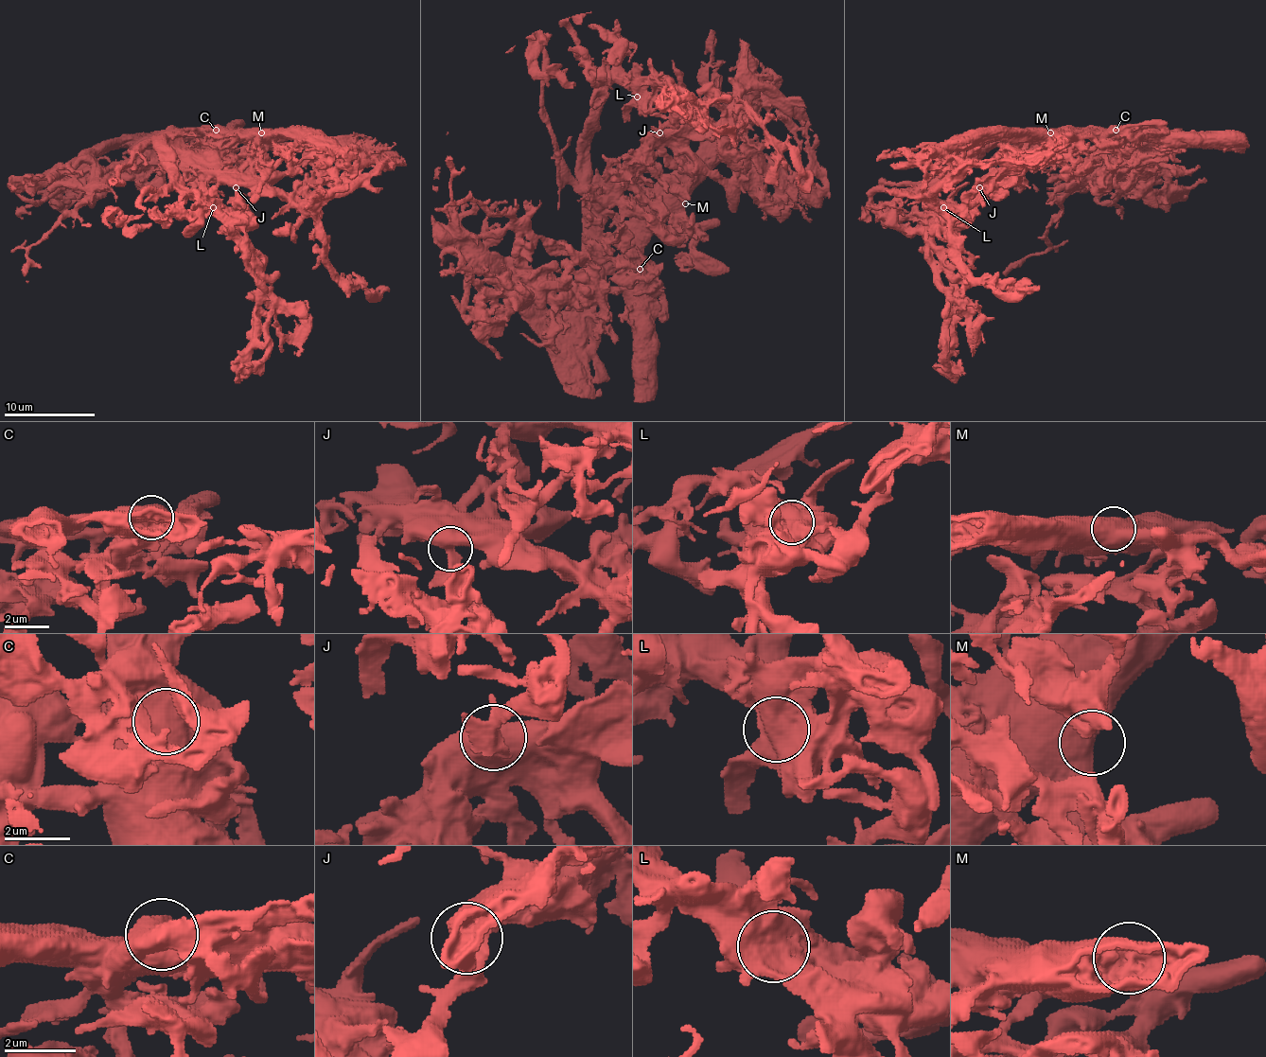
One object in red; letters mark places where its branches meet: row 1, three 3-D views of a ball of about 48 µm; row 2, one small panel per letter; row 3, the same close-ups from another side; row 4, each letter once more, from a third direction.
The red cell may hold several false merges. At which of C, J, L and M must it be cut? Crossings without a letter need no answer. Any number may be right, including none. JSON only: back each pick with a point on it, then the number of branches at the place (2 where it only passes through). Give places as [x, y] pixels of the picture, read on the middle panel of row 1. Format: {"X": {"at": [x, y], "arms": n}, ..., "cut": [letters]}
{"C": {"at": [640, 269], "arms": 1}, "cut": ["C"]}

